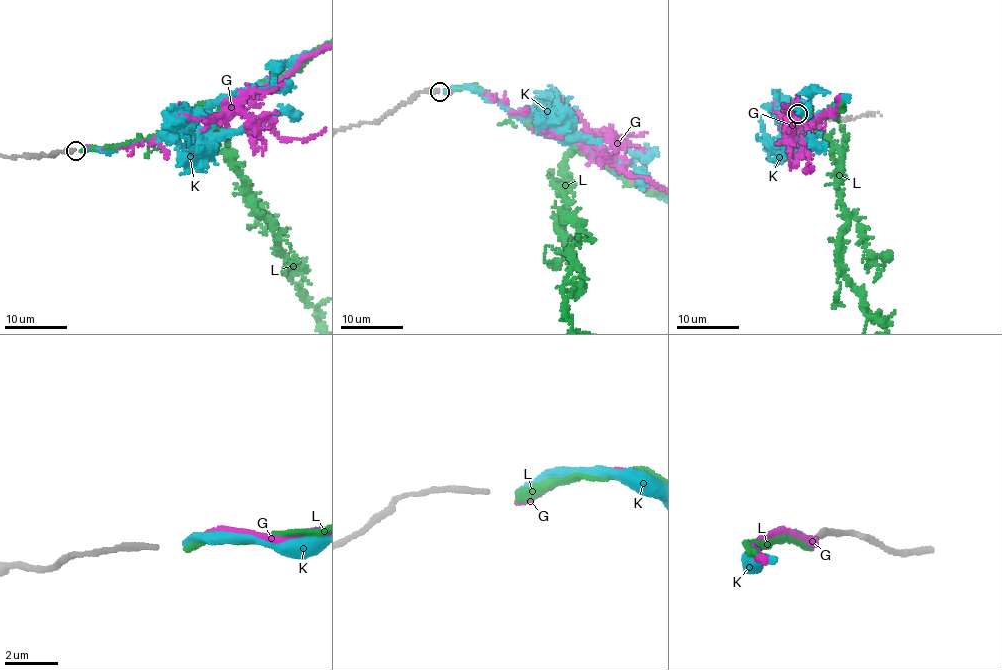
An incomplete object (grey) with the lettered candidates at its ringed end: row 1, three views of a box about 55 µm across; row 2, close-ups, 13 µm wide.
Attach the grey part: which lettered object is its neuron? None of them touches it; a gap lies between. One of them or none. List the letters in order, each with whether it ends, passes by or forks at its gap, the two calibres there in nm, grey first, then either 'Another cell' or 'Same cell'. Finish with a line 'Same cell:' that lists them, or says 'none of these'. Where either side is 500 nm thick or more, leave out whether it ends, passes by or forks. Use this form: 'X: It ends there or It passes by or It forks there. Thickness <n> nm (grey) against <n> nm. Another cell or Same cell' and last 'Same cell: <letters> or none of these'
G: It ends there. Thickness 220 nm (grey) against 320 nm. Another cell
K: It ends there. Thickness 220 nm (grey) against 300 nm. Another cell
L: It ends there. Thickness 220 nm (grey) against 320 nm. Another cell
Same cell: none of these

